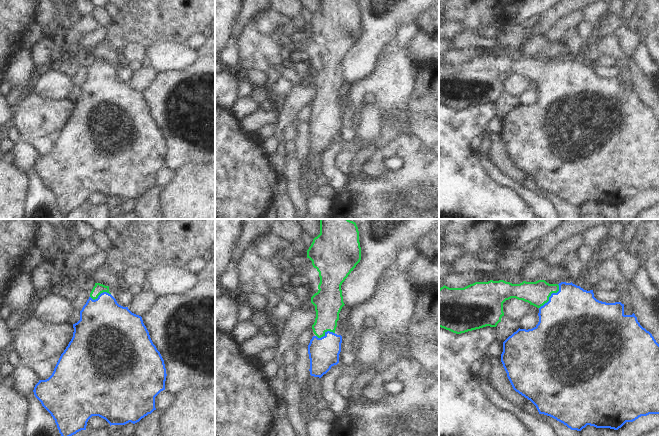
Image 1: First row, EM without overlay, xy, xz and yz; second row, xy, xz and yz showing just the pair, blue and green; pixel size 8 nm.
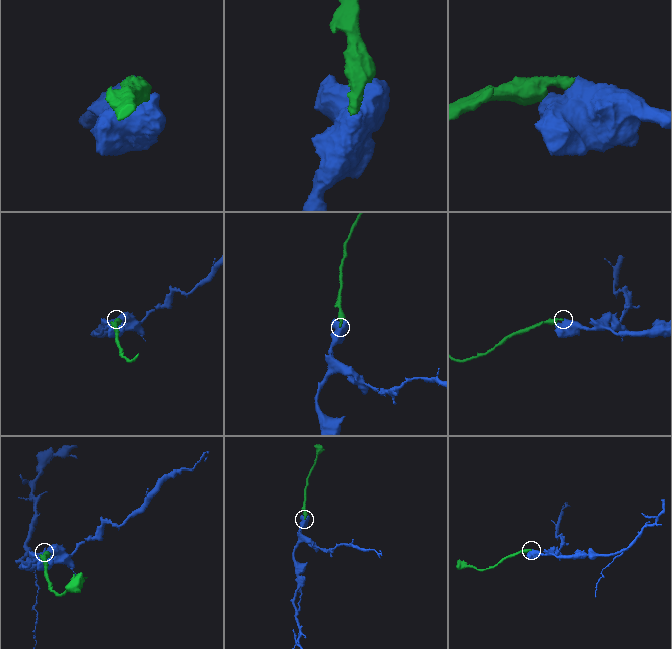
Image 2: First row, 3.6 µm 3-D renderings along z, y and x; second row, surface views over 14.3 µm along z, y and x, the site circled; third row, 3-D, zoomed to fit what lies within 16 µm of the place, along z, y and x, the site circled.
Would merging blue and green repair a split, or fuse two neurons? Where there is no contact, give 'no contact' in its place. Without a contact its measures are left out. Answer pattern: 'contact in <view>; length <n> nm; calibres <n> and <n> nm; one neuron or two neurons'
contact in yz; length 260 nm; calibres 480 and 190 nm; one neuron

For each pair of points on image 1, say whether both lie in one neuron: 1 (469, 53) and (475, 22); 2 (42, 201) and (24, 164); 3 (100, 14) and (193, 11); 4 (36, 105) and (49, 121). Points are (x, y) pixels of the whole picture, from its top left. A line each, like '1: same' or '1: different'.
1: different
2: same
3: different
4: same

